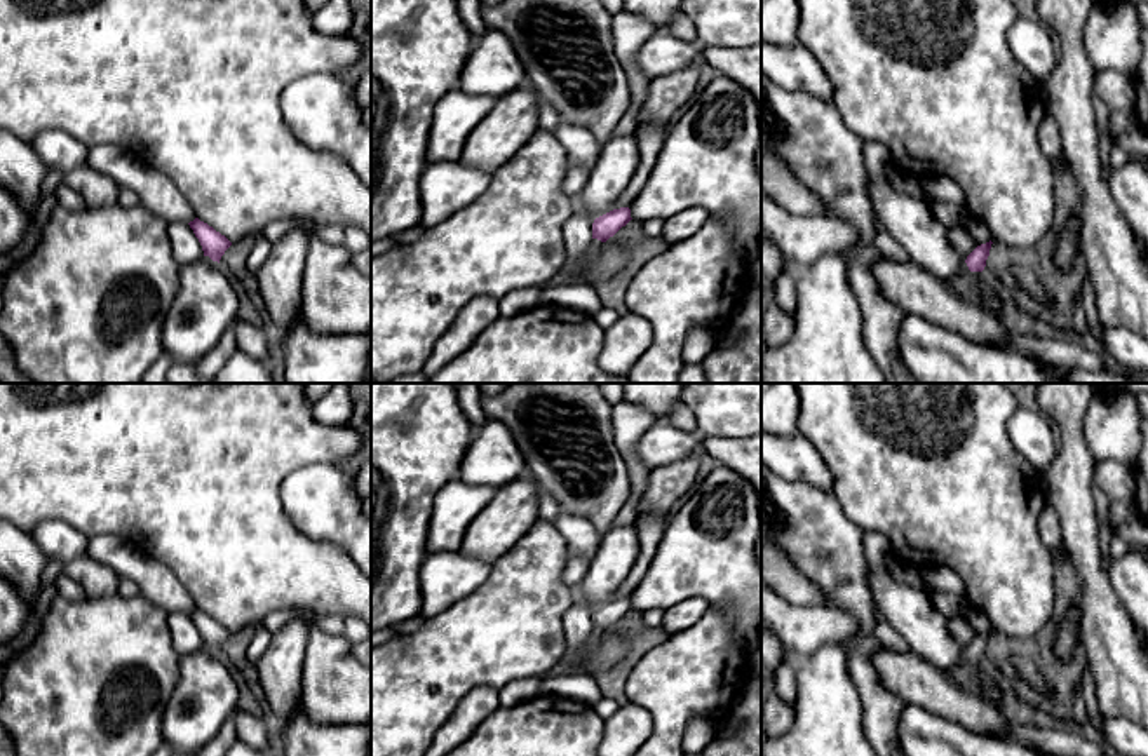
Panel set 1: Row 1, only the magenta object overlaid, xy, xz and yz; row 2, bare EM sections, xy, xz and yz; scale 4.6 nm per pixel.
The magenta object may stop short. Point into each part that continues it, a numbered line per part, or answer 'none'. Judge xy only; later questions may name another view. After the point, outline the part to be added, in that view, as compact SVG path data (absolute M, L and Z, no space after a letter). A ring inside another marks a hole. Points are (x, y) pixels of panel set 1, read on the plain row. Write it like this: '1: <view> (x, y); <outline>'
none

